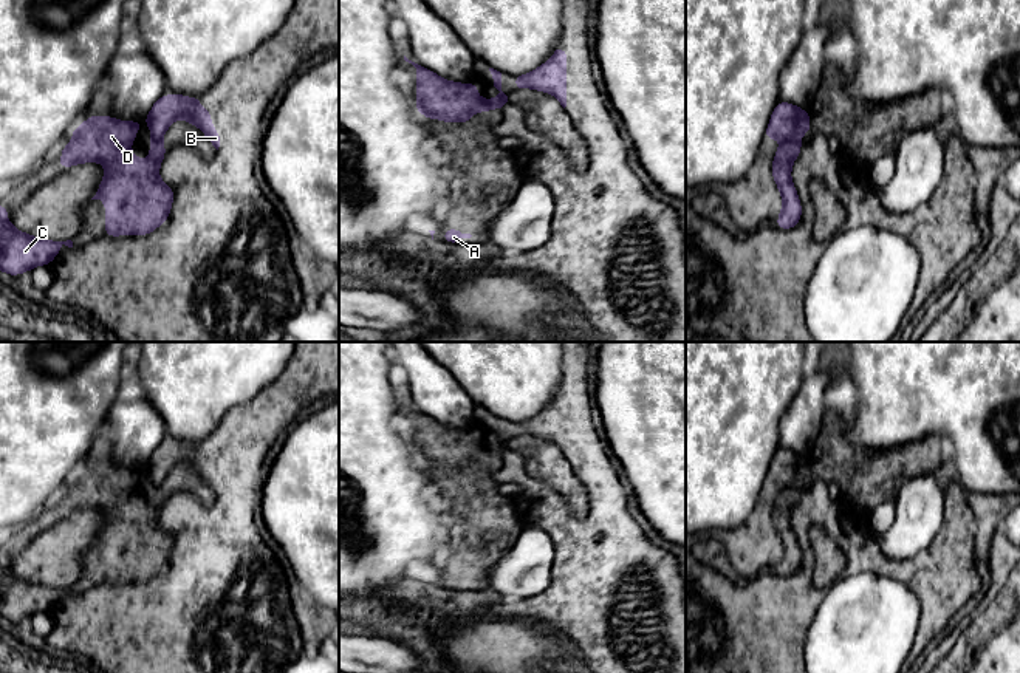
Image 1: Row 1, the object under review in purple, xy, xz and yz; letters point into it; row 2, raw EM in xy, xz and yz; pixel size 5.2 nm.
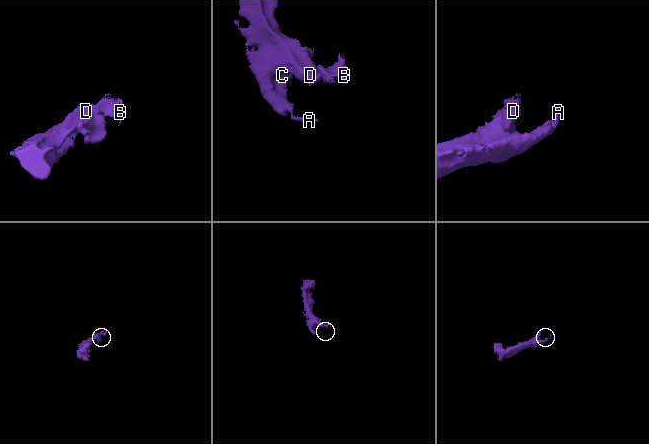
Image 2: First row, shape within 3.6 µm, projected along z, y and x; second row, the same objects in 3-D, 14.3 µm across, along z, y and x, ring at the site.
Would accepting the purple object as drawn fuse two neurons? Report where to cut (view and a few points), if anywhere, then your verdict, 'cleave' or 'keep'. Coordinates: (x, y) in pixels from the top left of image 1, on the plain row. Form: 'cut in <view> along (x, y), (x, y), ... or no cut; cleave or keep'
cut in yz along (796, 483), (782, 488); cleave

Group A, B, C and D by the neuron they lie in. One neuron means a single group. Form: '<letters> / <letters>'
A C D / B

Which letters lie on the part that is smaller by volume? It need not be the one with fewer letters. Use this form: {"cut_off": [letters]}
{"cut_off": ["B"]}

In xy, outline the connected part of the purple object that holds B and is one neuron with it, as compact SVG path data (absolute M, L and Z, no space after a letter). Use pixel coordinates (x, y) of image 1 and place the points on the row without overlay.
M176 439L172 442L163 441L145 464L152 483L163 486L170 470L176 466L183 466L197 472L218 497L220 480L214 477L211 458L198 449L200 444L186 444Z

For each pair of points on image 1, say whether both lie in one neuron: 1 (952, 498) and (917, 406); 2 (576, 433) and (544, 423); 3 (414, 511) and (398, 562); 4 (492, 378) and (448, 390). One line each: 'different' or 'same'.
1: different
2: same
3: same
4: different

